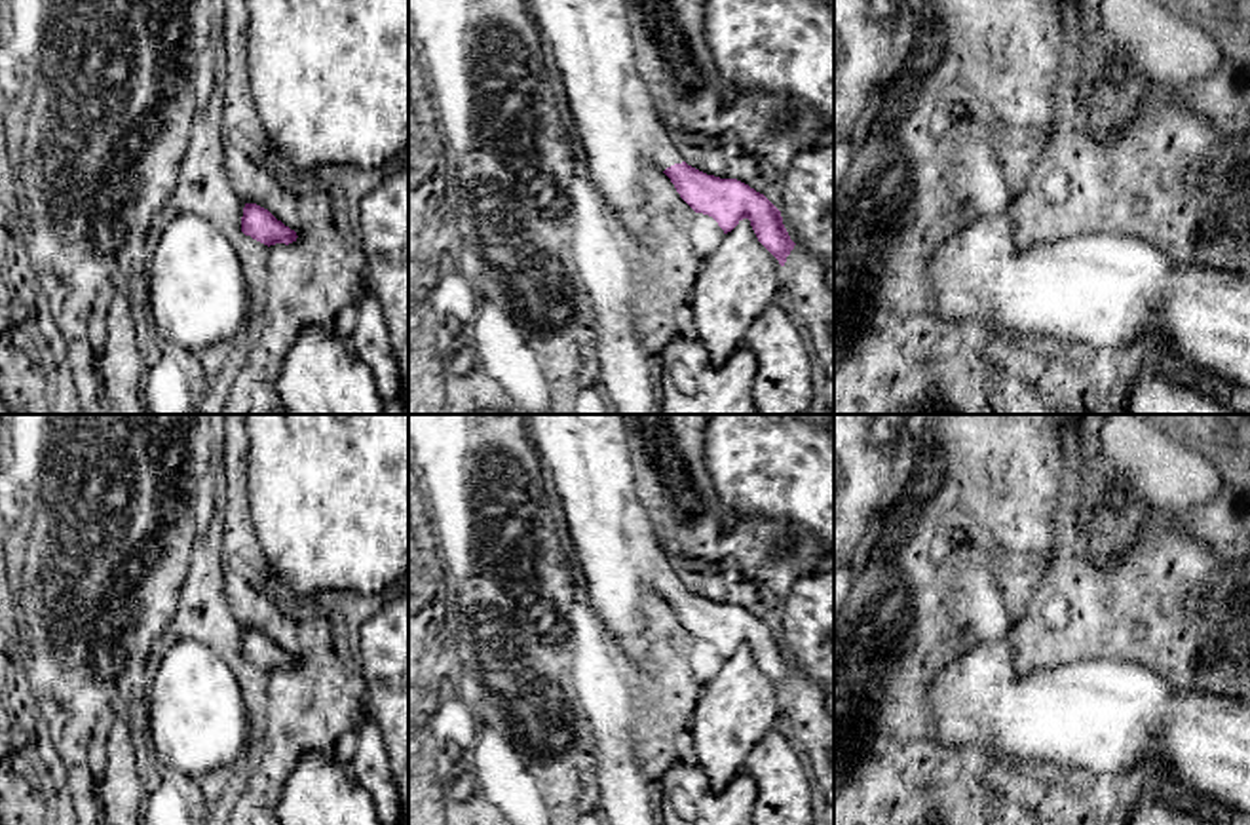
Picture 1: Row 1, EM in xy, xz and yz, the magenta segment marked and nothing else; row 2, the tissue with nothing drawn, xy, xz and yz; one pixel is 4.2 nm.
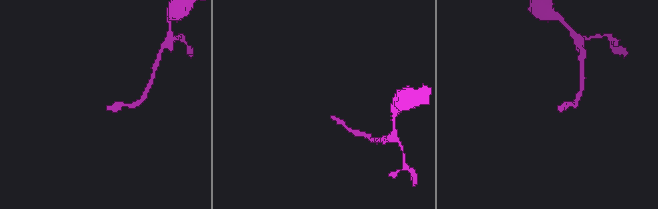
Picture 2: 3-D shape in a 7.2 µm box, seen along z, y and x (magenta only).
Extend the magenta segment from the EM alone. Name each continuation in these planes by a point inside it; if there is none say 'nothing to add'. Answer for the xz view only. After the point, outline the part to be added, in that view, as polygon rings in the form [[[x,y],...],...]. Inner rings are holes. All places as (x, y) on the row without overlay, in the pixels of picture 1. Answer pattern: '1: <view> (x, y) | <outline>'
1: xz (586, 457) | [[[526,414],[526,428],[549,487],[562,504],[581,568],[581,597],[589,603],[589,618],[627,658],[640,663],[646,658],[642,595],[665,597],[684,584],[638,500],[623,414]]]

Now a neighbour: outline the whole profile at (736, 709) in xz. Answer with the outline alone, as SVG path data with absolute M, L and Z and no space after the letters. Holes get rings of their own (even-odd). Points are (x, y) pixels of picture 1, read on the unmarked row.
M739 646L703 686L688 728L697 764L716 793L743 774L750 751L781 726L781 715L783 692L758 667L750 646Z

